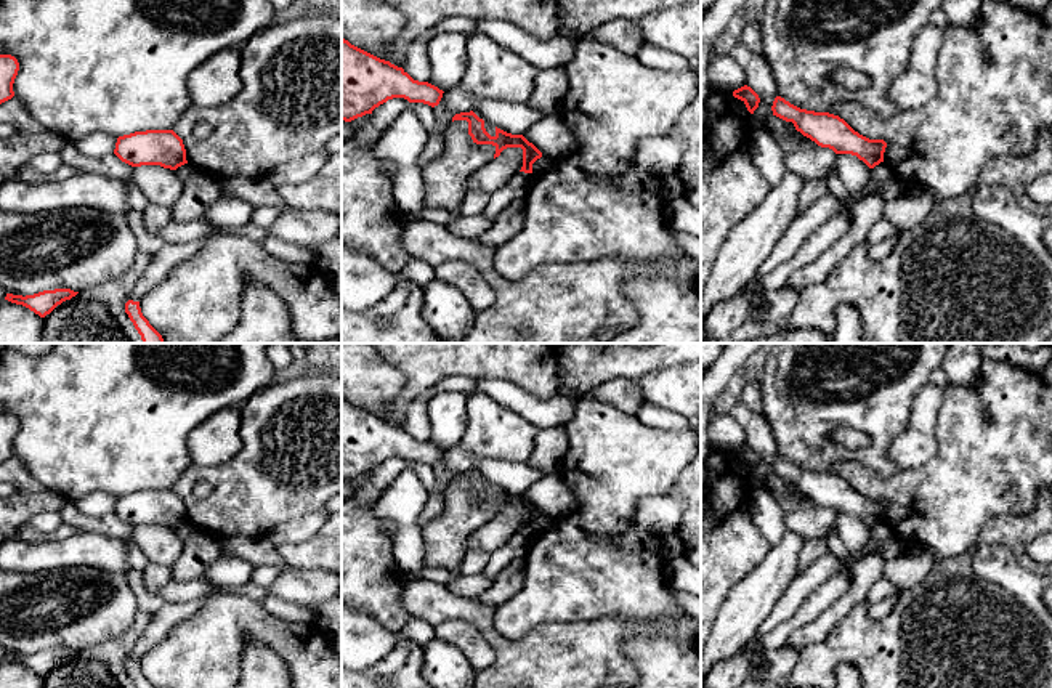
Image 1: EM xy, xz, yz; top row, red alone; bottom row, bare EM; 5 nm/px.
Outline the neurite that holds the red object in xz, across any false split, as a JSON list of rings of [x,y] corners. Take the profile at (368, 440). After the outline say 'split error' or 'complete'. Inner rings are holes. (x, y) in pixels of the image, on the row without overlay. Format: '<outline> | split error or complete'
[[[342,396],[342,480],[351,481],[393,457],[438,465],[443,449],[414,439],[403,427],[380,419]]] | complete

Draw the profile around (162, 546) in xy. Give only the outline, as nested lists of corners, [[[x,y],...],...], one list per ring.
[[[160,524],[133,526],[130,537],[151,563],[173,566],[183,552],[183,539],[175,529]]]

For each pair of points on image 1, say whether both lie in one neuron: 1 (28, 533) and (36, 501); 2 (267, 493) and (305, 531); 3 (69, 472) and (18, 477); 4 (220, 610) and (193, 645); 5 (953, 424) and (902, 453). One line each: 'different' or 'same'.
1: different
2: different
3: different
4: same
5: different

